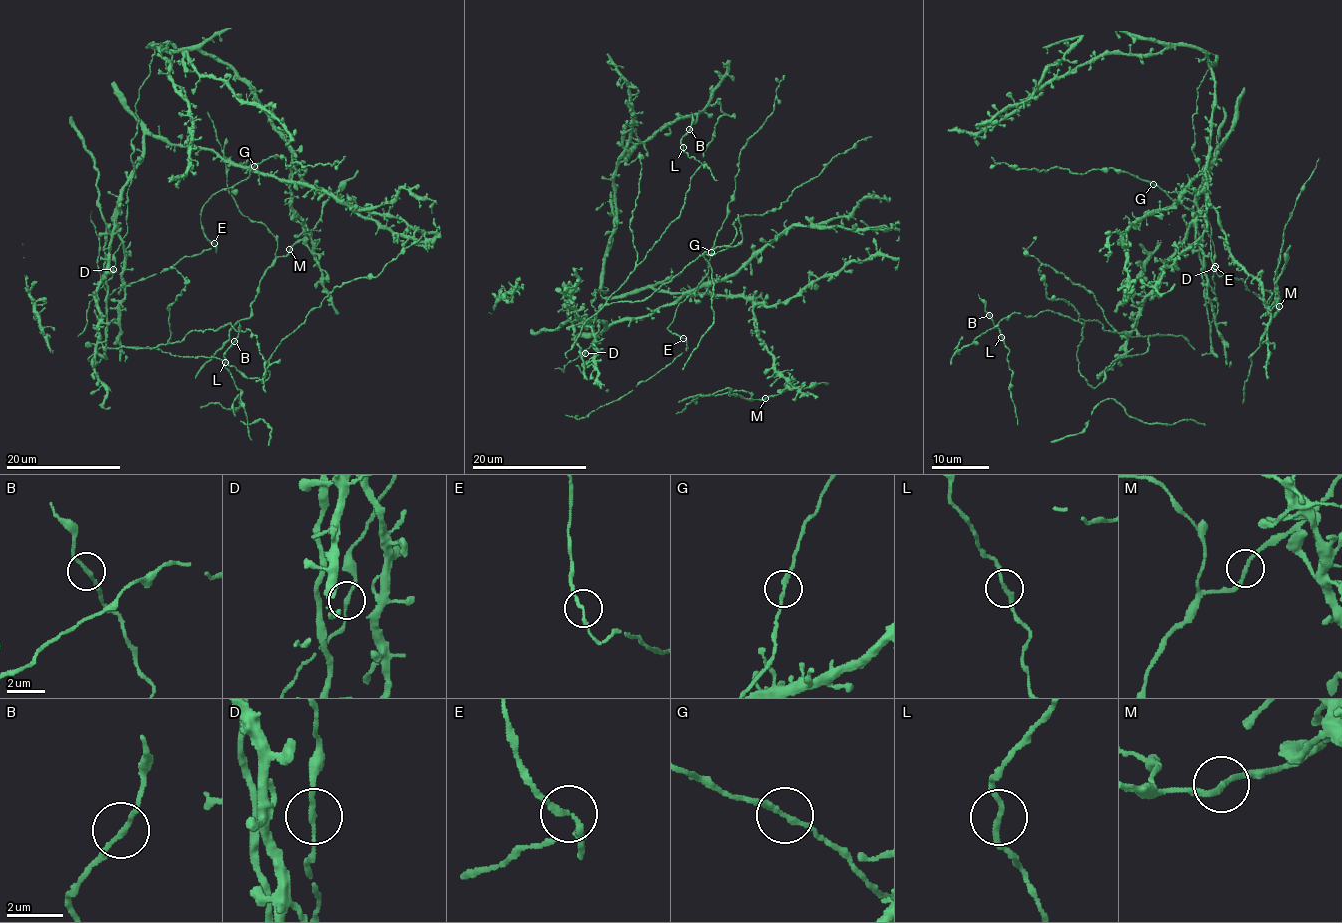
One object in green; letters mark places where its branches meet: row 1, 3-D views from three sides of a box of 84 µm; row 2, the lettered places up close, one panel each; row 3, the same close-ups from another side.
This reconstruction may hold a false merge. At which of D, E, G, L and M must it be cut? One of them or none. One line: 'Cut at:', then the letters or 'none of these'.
Cut at: none of these

